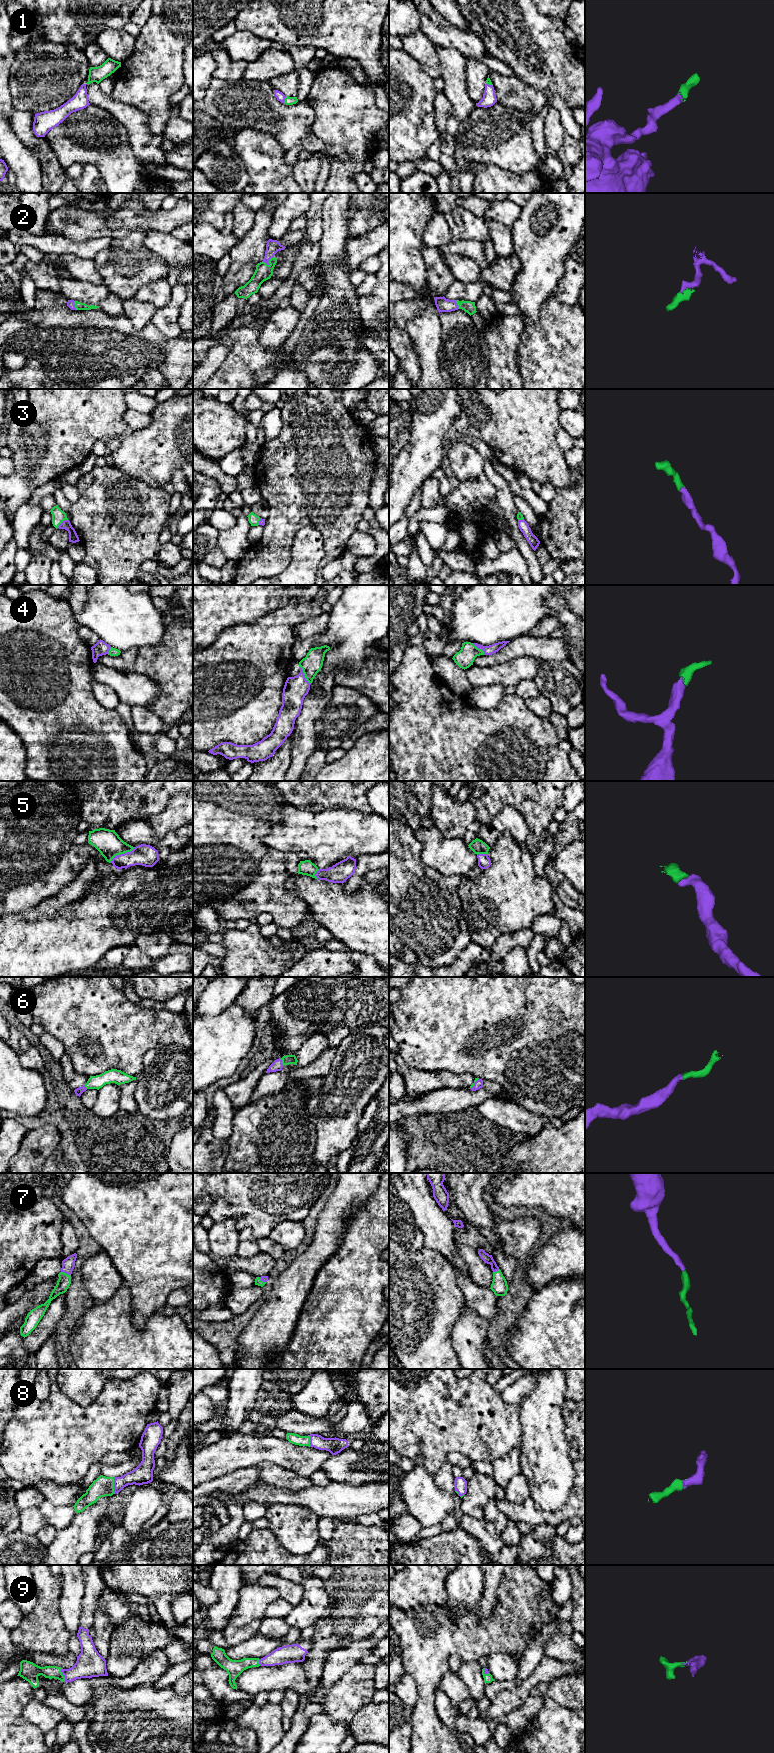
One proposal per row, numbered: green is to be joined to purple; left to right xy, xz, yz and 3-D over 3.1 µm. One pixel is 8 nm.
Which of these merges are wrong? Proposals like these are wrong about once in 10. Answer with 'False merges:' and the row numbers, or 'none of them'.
False merges: none of them

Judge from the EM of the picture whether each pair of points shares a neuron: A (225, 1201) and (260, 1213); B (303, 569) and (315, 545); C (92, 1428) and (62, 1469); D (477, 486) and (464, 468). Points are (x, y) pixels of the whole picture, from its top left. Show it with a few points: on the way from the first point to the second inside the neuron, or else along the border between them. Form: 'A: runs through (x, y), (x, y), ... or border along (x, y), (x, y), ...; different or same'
A: runs through (234, 1201), (248, 1201), (251, 1204); same
B: runs through (304, 563), (306, 554), (309, 551); same
C: runs through (82, 1437), (69, 1450), (69, 1454), (64, 1459); same
D: border along (483, 473), (475, 478), (466, 478), (459, 481); different

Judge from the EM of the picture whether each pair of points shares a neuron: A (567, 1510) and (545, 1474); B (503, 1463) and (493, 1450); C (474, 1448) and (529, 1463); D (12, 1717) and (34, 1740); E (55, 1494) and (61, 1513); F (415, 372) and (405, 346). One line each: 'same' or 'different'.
A: different
B: different
C: different
D: same
E: different
F: same

